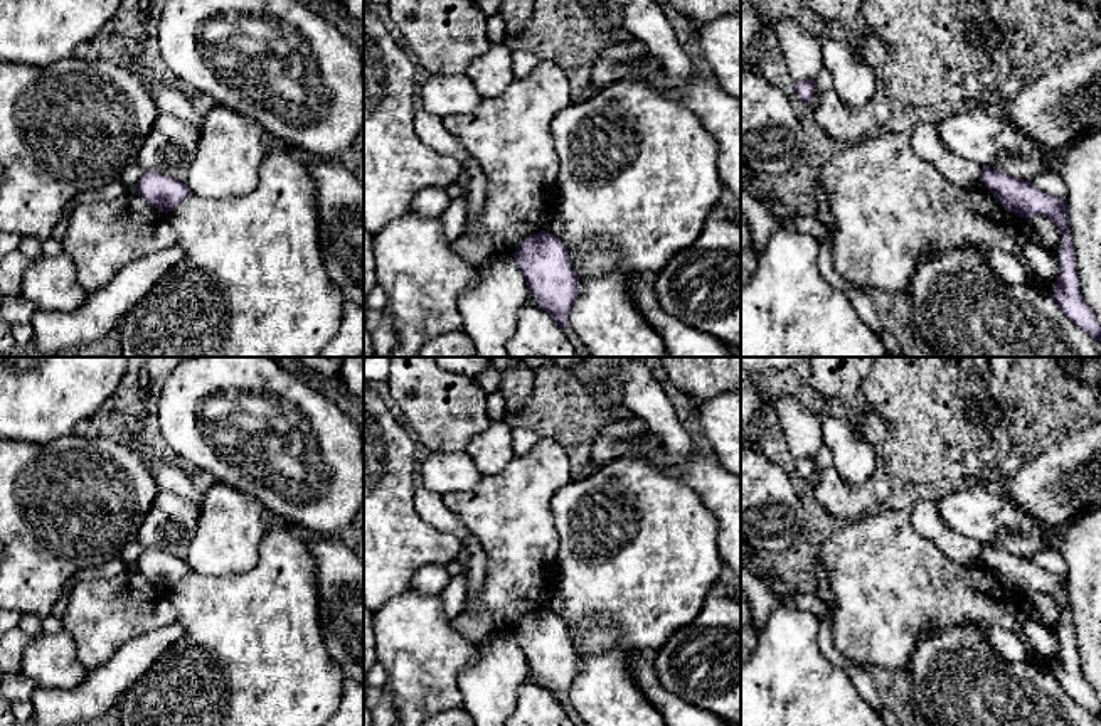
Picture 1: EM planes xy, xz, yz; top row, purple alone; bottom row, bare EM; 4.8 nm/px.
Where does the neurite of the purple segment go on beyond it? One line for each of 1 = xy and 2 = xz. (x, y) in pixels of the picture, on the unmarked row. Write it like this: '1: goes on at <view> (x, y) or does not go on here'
1: does not go on here
2: does not go on here

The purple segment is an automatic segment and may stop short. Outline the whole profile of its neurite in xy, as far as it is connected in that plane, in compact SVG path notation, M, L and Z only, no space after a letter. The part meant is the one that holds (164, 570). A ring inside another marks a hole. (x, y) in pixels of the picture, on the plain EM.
M148 547L138 558L136 568L152 585L165 591L192 571L187 559Z

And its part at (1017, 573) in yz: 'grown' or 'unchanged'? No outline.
unchanged

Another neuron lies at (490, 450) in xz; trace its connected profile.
M493 421L485 431L466 441L466 455L481 475L495 475L515 456L512 446L512 426Z

